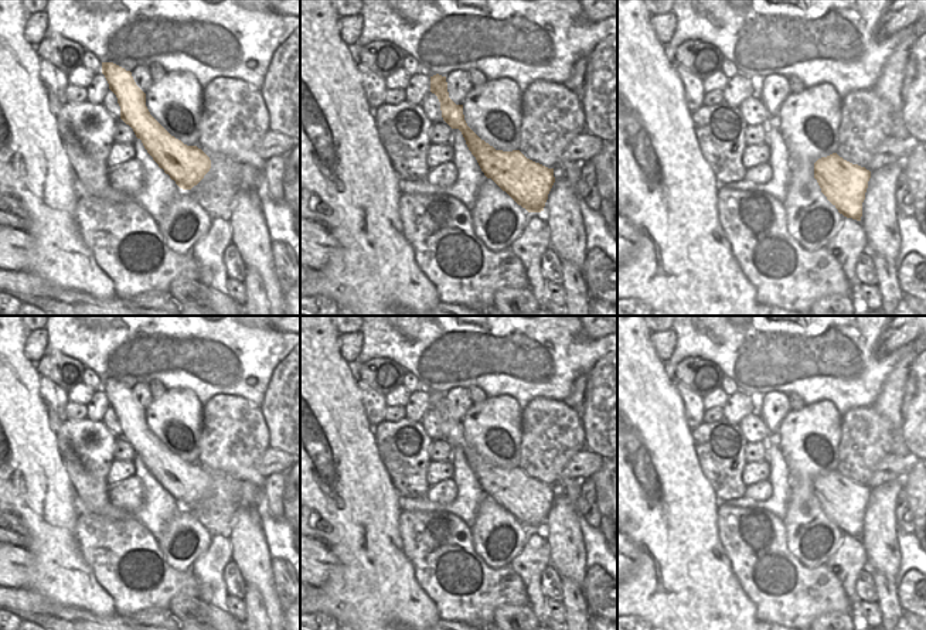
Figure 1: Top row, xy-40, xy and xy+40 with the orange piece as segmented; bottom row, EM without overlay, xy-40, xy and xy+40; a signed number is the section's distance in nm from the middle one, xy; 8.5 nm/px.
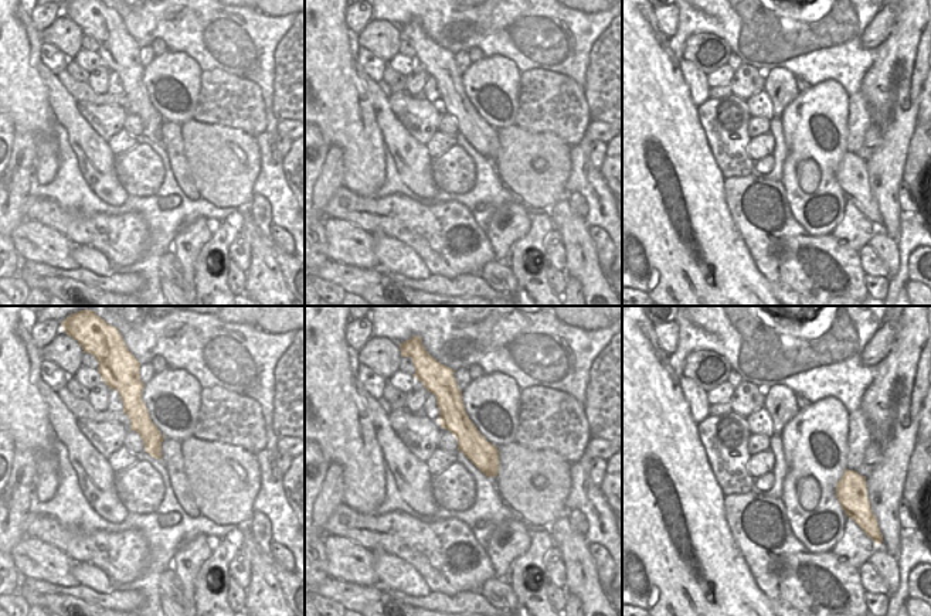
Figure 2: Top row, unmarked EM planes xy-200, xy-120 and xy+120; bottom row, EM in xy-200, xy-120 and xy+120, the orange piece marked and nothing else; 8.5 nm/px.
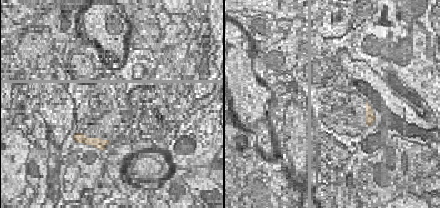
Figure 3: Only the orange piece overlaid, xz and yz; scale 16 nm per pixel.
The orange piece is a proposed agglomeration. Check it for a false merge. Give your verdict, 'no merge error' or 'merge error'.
no merge error

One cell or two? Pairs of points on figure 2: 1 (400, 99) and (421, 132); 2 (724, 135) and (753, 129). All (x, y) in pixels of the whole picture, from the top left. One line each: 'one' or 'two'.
1: one
2: two

